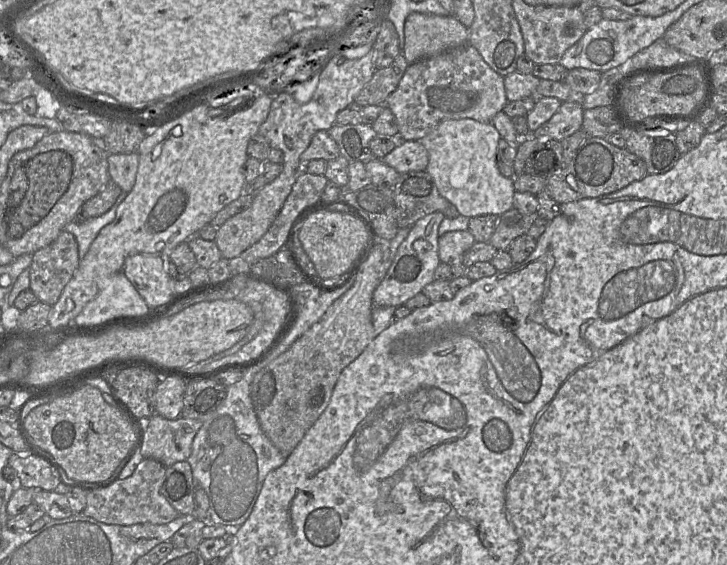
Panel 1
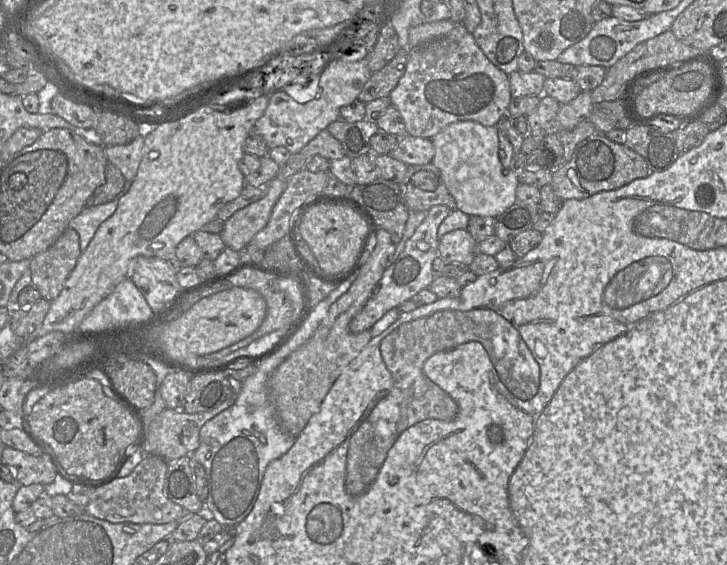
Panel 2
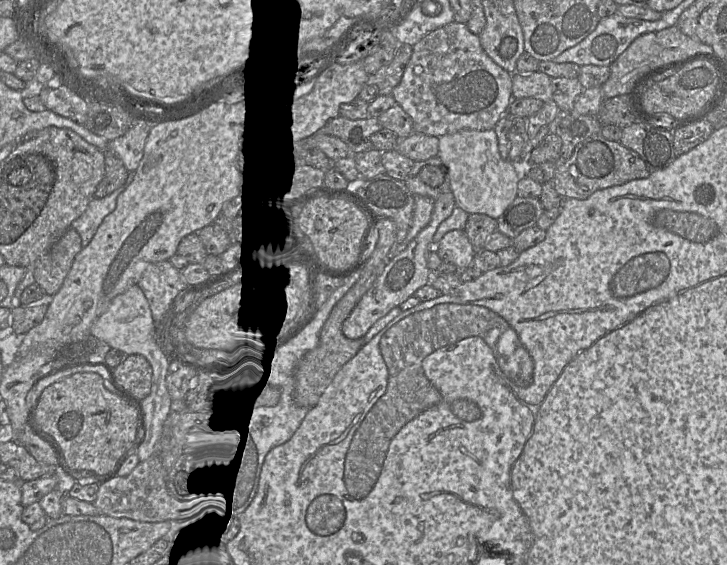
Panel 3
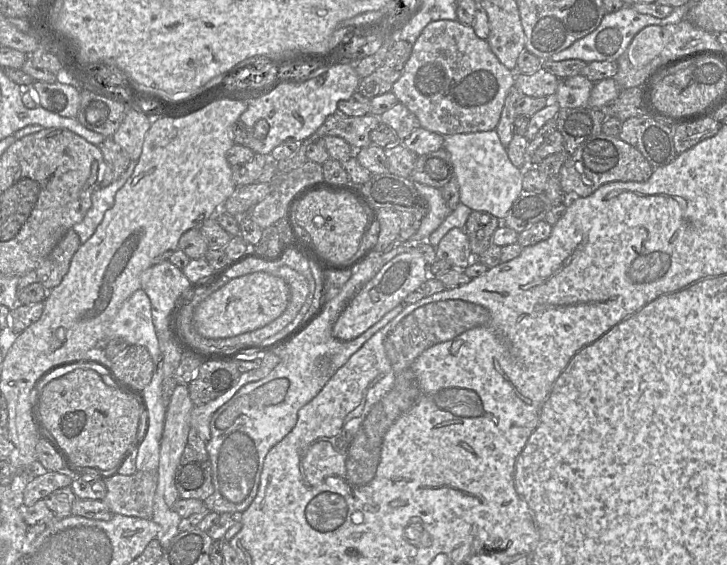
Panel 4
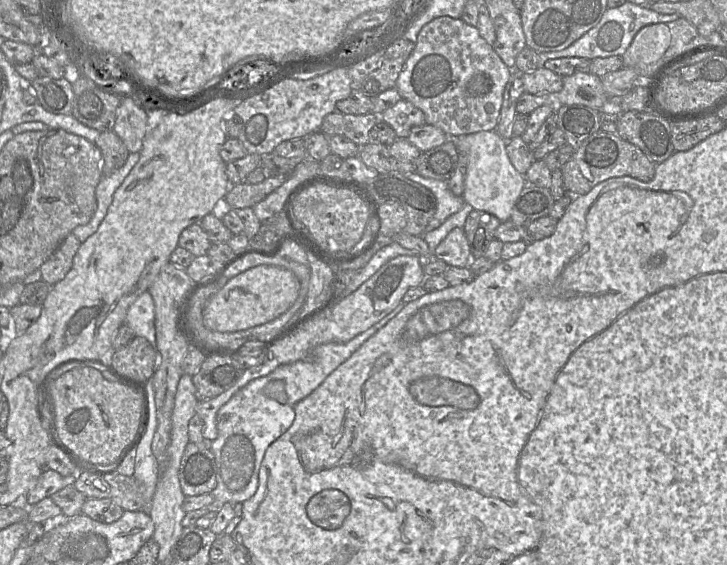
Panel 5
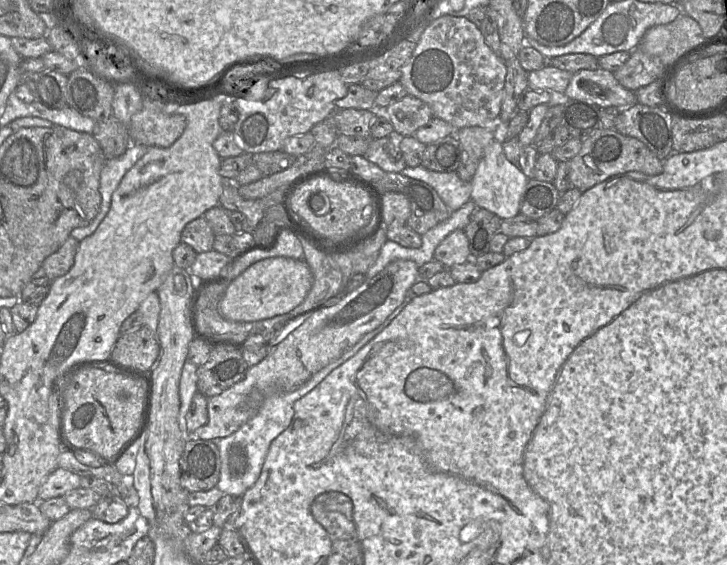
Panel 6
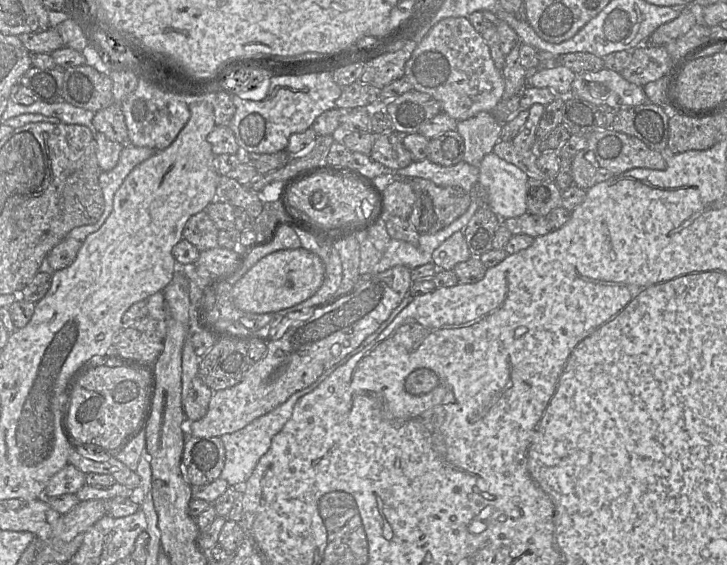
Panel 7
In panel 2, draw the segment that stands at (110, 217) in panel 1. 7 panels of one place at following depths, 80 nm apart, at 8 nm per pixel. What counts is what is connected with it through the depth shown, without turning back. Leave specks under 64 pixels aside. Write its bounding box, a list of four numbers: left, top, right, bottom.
[69,180,131,252]

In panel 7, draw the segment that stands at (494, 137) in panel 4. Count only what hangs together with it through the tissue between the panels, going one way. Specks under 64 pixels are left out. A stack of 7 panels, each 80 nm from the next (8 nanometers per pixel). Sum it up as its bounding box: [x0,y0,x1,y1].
[478,152,527,220]

